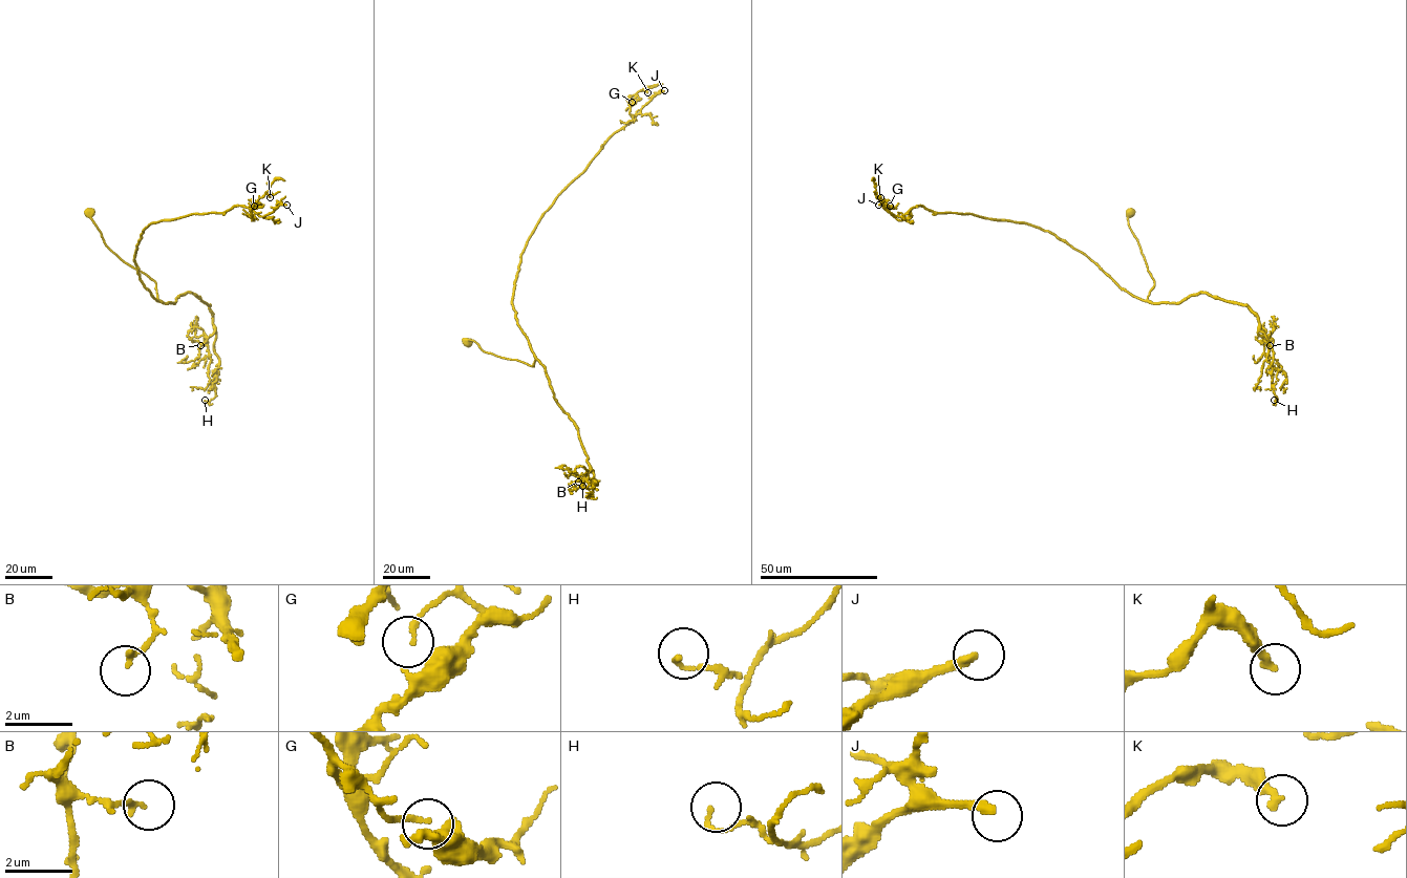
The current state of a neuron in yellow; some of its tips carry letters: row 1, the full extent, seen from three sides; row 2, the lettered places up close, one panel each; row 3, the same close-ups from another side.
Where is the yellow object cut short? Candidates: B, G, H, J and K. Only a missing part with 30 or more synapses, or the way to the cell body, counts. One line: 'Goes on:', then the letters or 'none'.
Goes on: J

